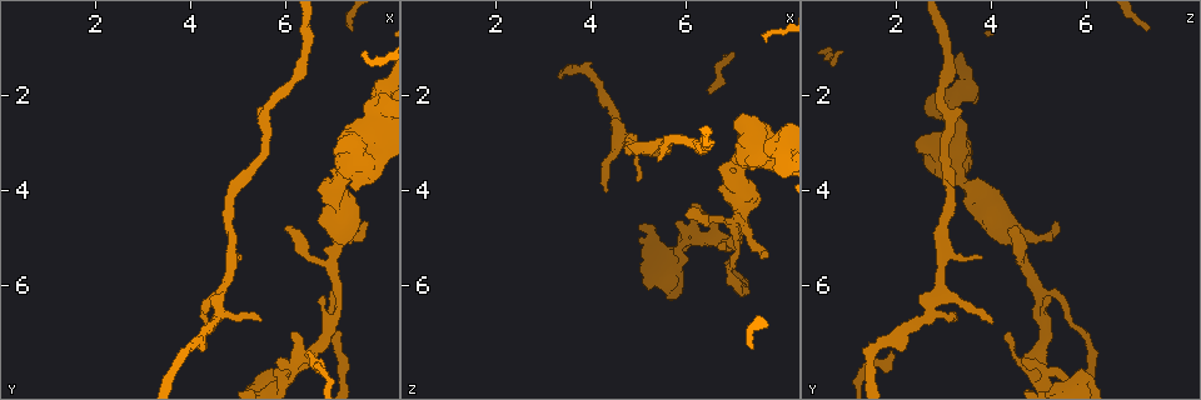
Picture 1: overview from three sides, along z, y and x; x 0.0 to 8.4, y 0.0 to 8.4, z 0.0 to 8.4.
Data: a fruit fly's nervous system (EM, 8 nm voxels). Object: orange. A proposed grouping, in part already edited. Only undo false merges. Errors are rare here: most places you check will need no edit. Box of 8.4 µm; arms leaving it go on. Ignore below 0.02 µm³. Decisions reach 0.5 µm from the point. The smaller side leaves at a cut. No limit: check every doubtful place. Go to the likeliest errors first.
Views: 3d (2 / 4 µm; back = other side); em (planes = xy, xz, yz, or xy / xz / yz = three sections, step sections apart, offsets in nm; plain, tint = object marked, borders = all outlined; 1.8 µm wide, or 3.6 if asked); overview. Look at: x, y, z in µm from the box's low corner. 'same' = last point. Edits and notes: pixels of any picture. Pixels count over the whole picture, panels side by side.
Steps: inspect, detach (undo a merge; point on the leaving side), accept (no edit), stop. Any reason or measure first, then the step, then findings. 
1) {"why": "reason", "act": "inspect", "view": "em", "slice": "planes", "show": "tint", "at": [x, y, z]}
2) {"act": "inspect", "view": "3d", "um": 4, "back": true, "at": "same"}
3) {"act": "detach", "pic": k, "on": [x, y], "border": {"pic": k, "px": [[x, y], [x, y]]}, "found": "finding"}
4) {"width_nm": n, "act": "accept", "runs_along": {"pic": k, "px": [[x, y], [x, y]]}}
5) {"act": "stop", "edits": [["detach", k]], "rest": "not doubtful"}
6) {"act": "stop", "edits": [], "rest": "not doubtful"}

{"why": "thick turns thin", "act": "inspect", "view": "em", "slice": "planes", "show": "plain", "at": [7.45, 3.45, 3.20]}

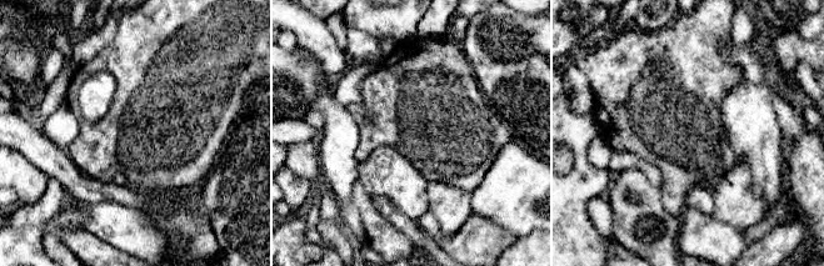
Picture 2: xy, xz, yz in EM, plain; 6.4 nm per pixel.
{"why": "where the object lies", "act": "inspect", "view": "em", "slice": "planes", "show": "tint", "at": "same"}

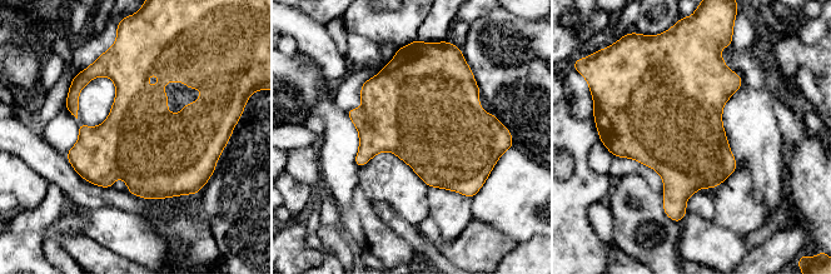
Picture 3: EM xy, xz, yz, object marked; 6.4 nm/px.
{"width_nm": 550, "act": "accept", "found": "all the same neuron"}

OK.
{"why": "abrupt turn", "act": "inspect", "view": "em", "um": 3.6, "slice": "xy", "step": 16, "show": "tint", "at": [7.80, 2.25, 3.25]}

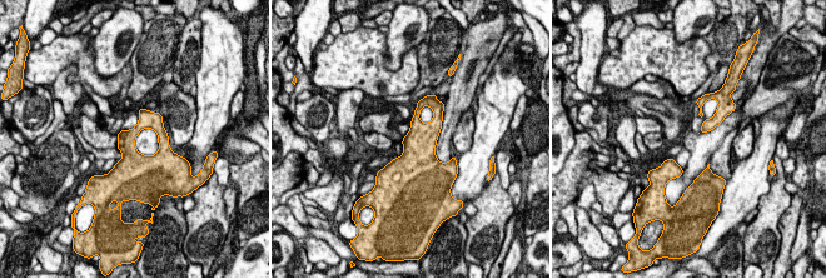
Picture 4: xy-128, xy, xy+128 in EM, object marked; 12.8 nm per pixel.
{"act": "inspect", "view": "em", "um": 3.6, "slice": "planes", "show": "borders", "at": "same"}

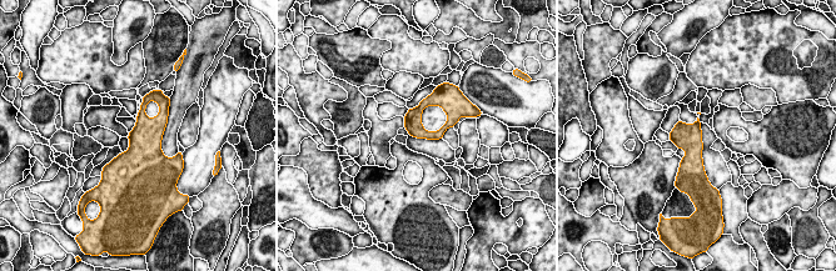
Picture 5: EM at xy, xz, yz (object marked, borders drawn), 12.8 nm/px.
{"width_nm": 220, "act": "accept", "found": "continuous, no second neuron"}

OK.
{"why": "branch point", "act": "inspect", "view": "em", "um": 3.6, "slice": "yz", "step": 16, "show": "tint", "at": [6.95, 5.45, 4.70]}

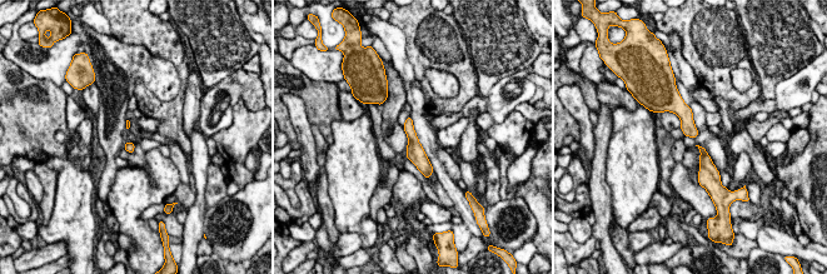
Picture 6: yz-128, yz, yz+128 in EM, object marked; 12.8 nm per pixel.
{"why": "another direction", "act": "inspect", "view": "em", "um": 3.6, "slice": "planes", "show": "tint", "at": "same"}

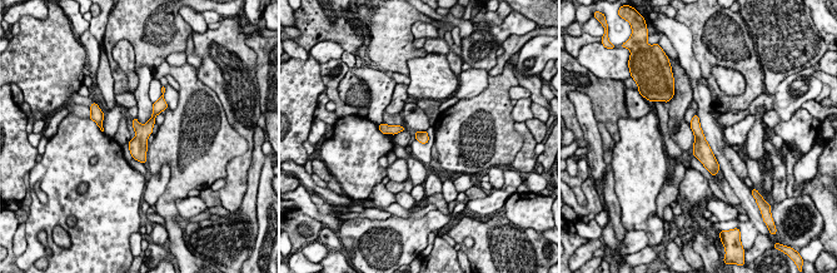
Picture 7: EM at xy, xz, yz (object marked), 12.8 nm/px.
{"act": "accept", "runs_along": {"pic": 7, "px": [[158, 107], [142, 133], [143, 159]]}, "found": "one neuron here"}

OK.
{"why": "touches itself", "act": "inspect", "view": "3d", "um": 2, "at": [6.20, 7.30, 4.45]}

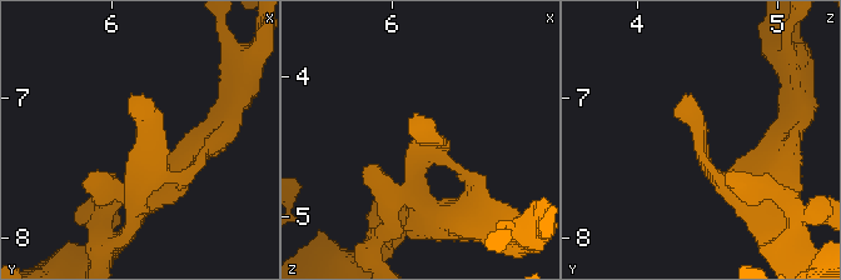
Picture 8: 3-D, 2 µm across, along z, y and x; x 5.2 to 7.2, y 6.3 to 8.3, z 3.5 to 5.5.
{"why": "now the EM", "act": "inspect", "view": "em", "slice": "planes", "show": "plain", "at": [6.18, 7.32, 4.42]}

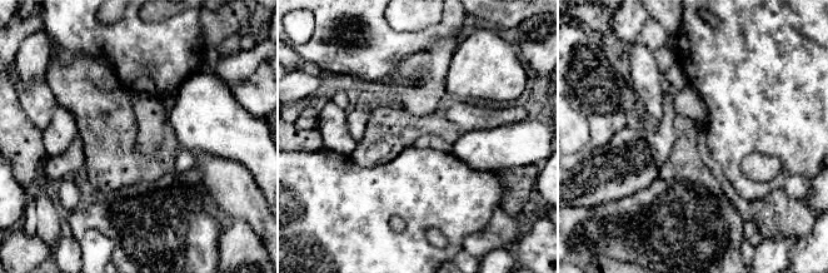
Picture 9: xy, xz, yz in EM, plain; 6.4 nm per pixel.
{"act": "inspect", "view": "em", "slice": "planes", "show": "tint", "at": "same"}

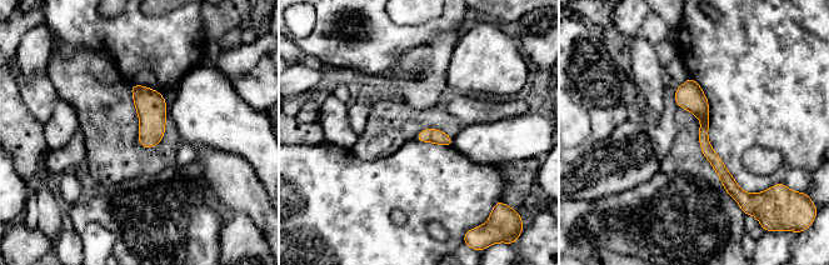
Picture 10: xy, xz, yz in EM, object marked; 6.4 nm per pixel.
{"width_nm": 100, "act": "accept", "found": "one neuron here"}

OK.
{"act": "stop", "edits": [], "rest": "not doubtful"}

